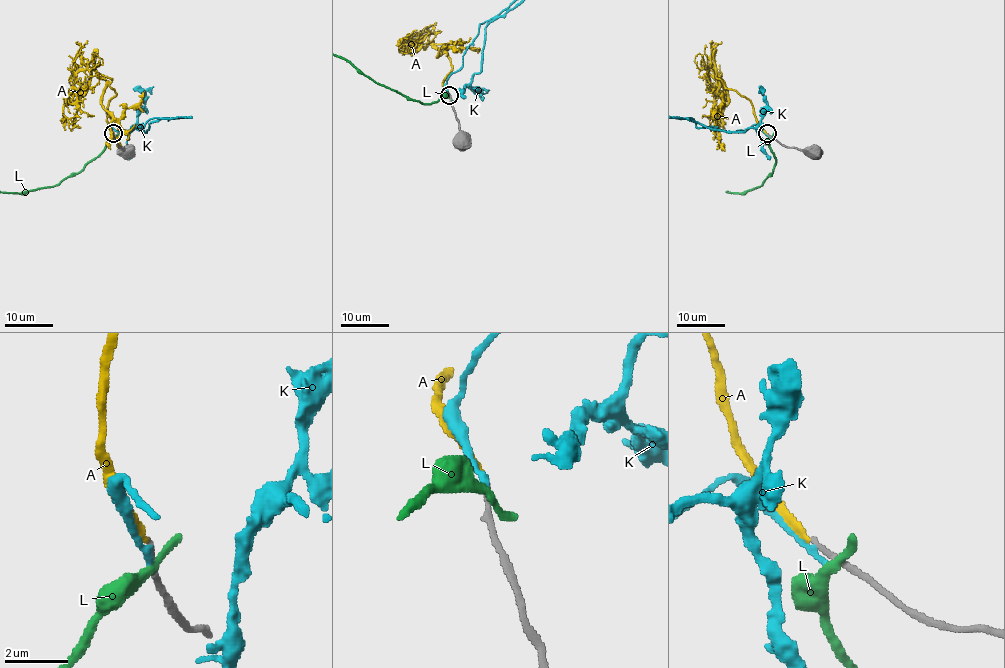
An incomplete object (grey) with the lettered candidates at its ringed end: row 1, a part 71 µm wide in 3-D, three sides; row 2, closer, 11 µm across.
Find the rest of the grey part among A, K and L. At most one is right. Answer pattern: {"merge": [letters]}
{"merge": []}

